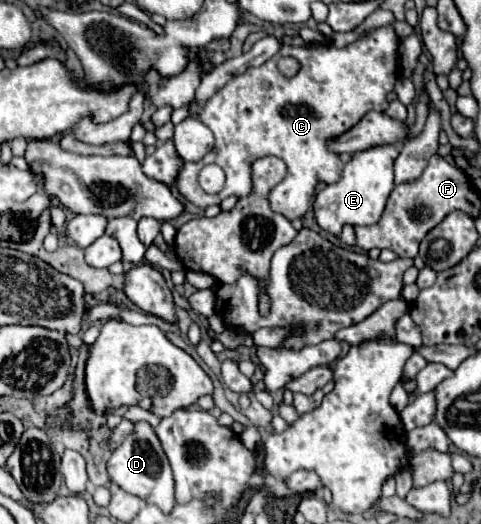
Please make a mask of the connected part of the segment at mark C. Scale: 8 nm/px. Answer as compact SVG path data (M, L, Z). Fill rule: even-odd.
M387 26L373 30L369 36L363 36L361 40L357 40L345 48L335 48L331 44L321 44L317 48L283 44L283 48L273 58L269 58L263 66L249 68L245 74L239 74L233 80L229 80L211 100L207 100L207 104L201 110L203 124L211 124L211 132L215 136L215 146L199 162L183 162L183 168L179 170L179 176L175 180L179 194L187 202L191 202L203 210L207 206L219 204L227 196L237 196L237 198L247 196L251 190L251 162L257 158L263 158L263 156L277 156L287 164L287 176L269 192L269 204L275 212L283 214L289 222L293 222L295 218L301 218L313 200L315 186L319 182L333 184L341 178L345 164L339 154L335 154L327 148L329 140L335 140L337 136L345 134L367 112L371 112L371 110L385 112L385 108L389 106L385 96L395 88L395 82L399 80L397 48L399 48L399 38ZM285 56L299 60L301 66L295 76L283 76L279 72L277 62ZM205 164L221 166L227 176L225 188L215 196L207 194L197 182L197 176Z

